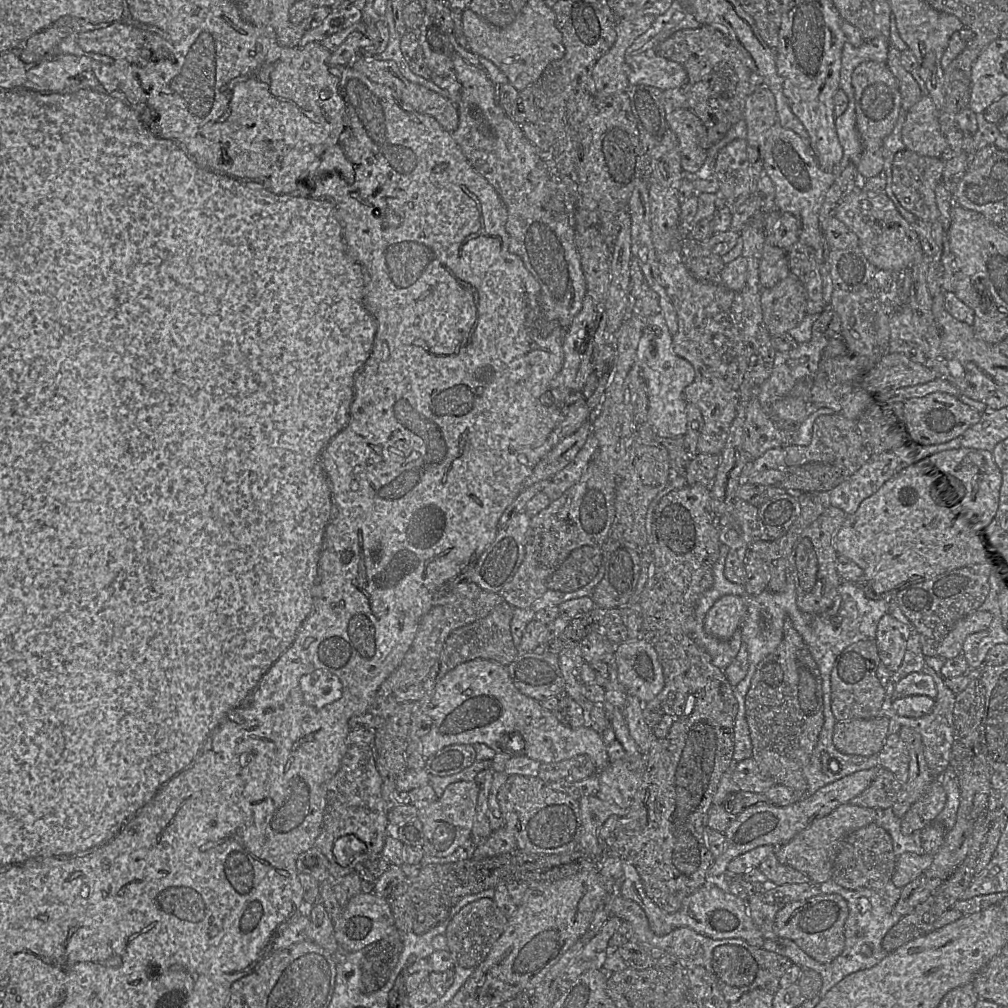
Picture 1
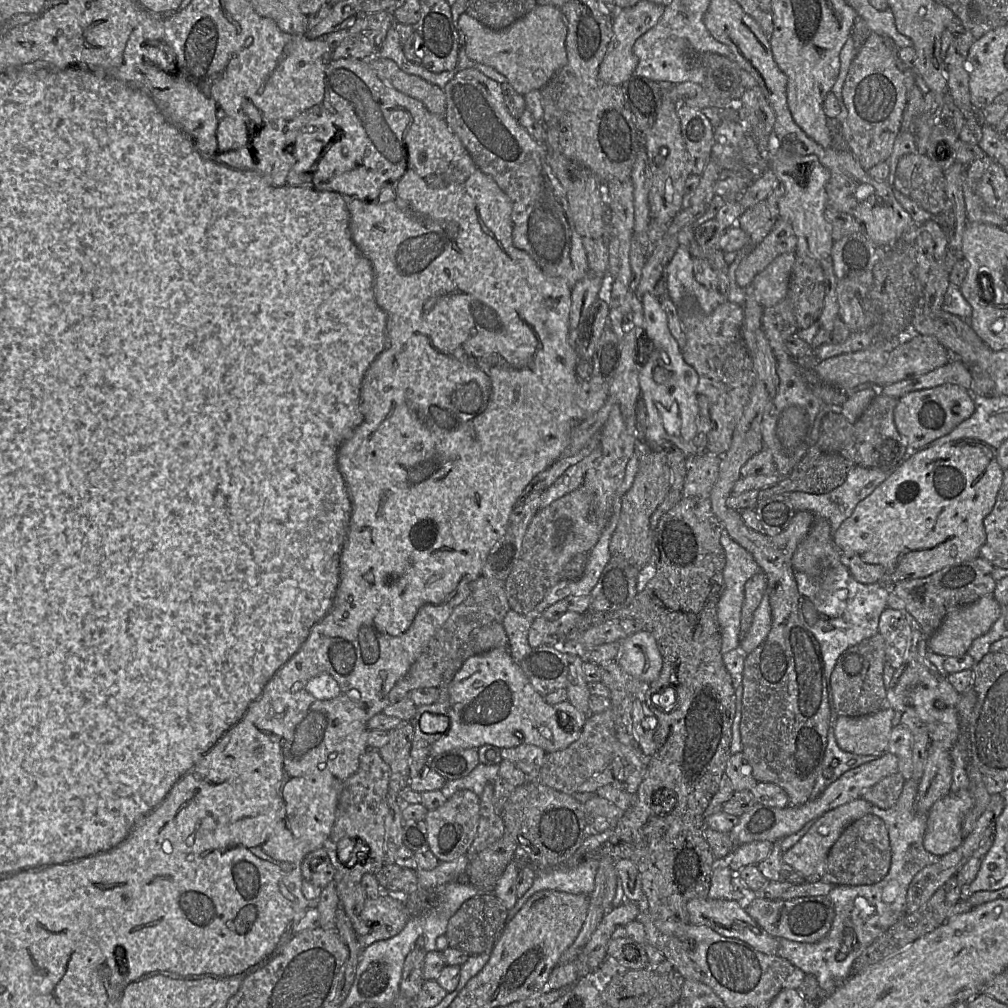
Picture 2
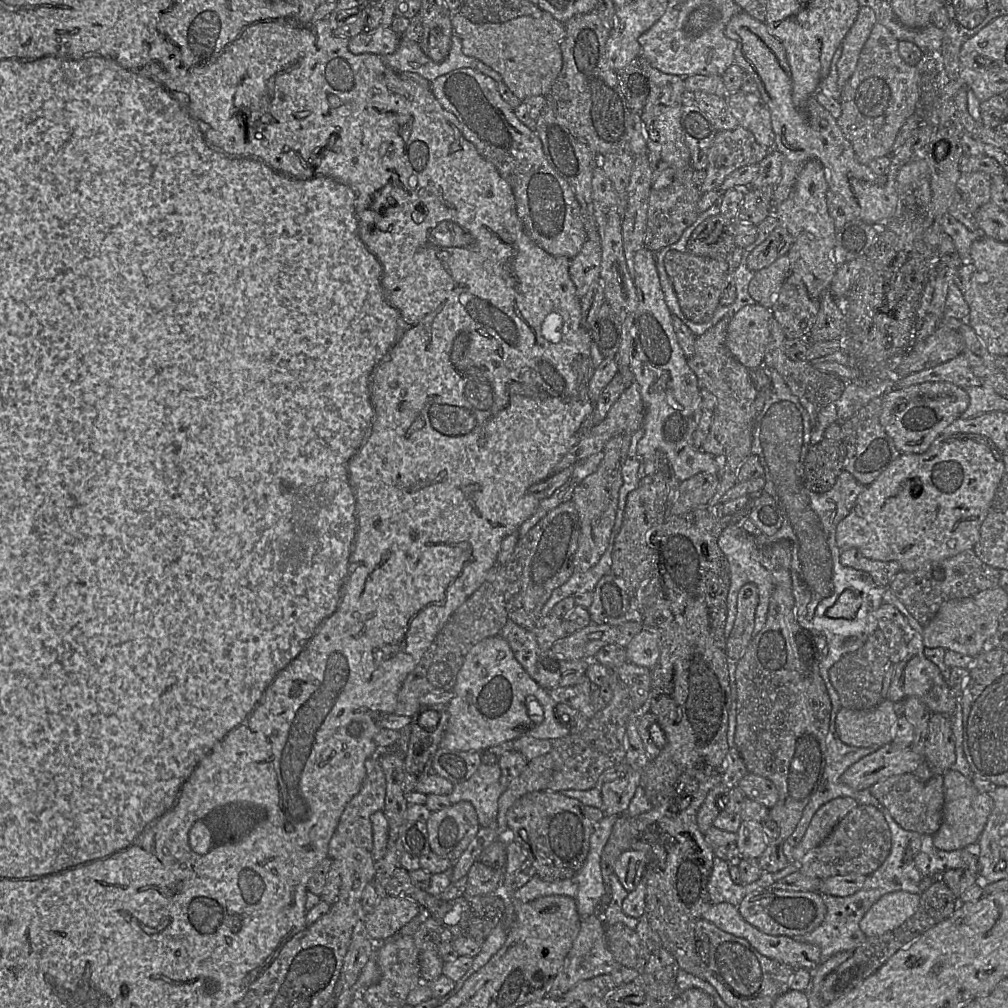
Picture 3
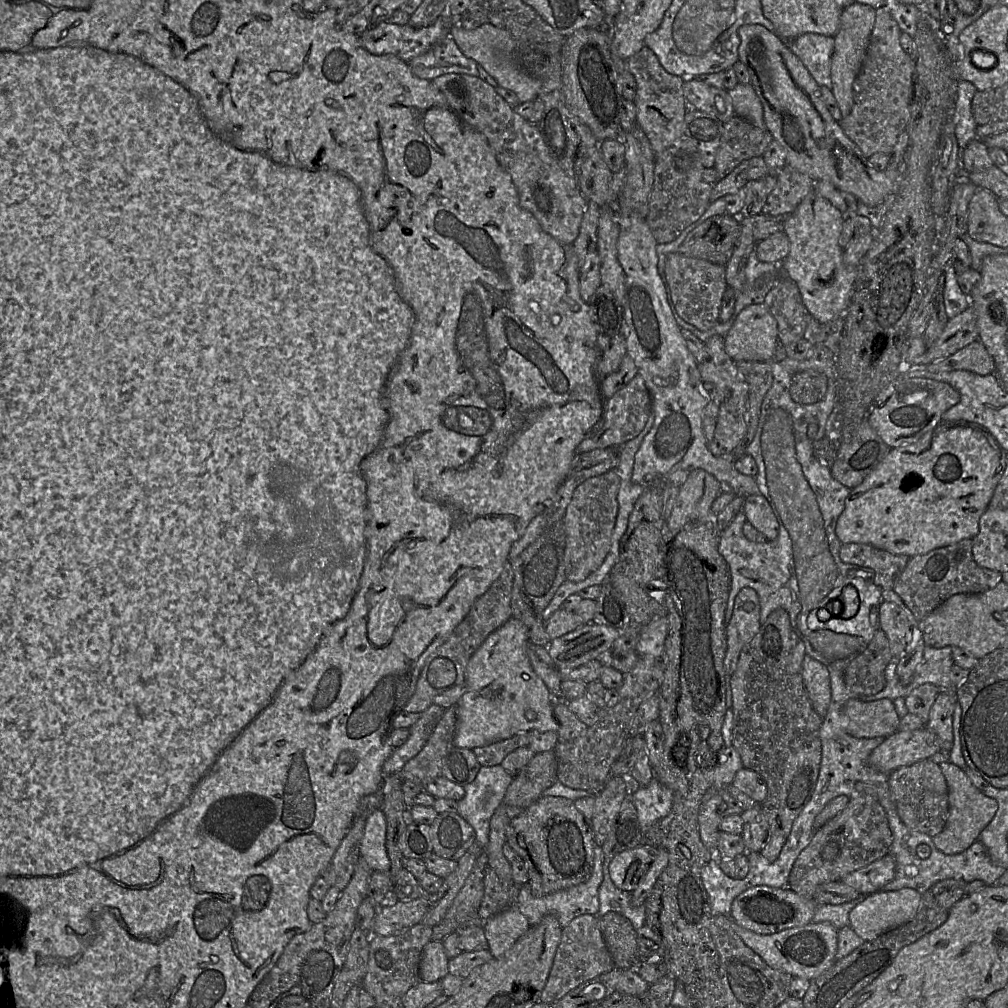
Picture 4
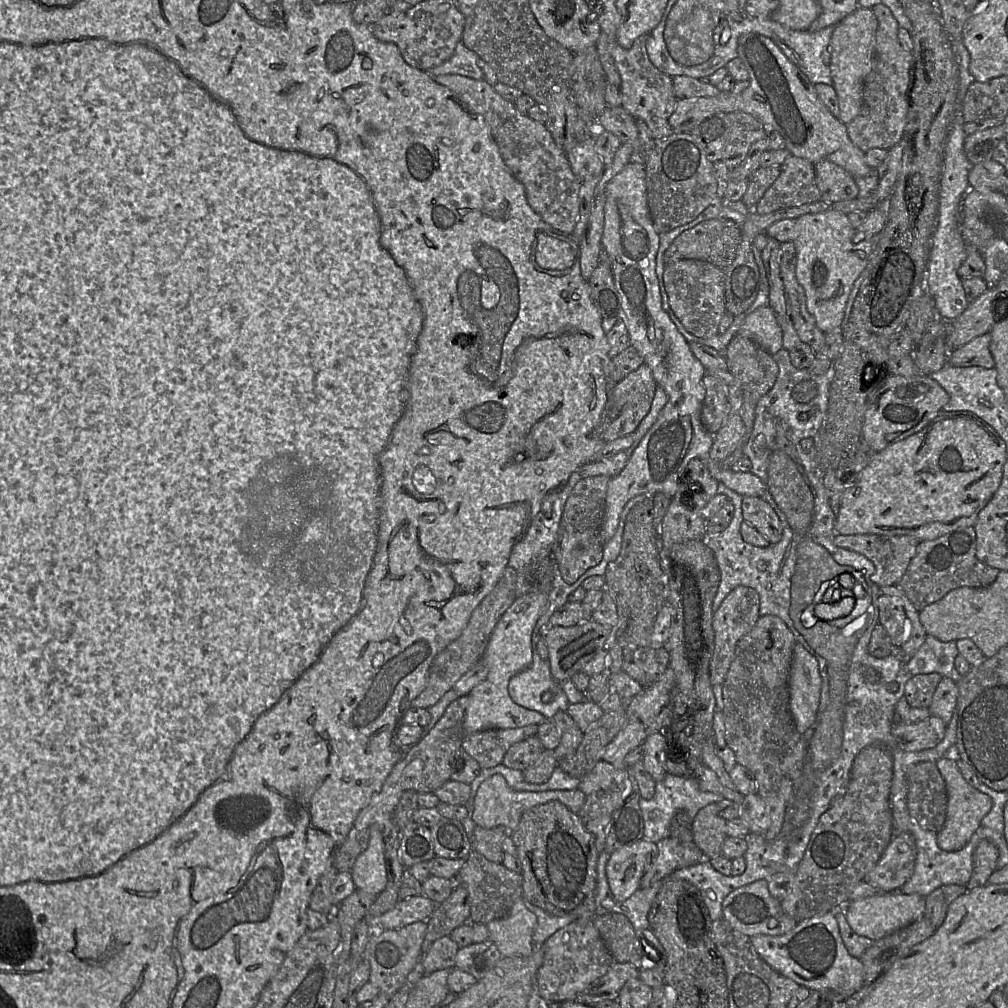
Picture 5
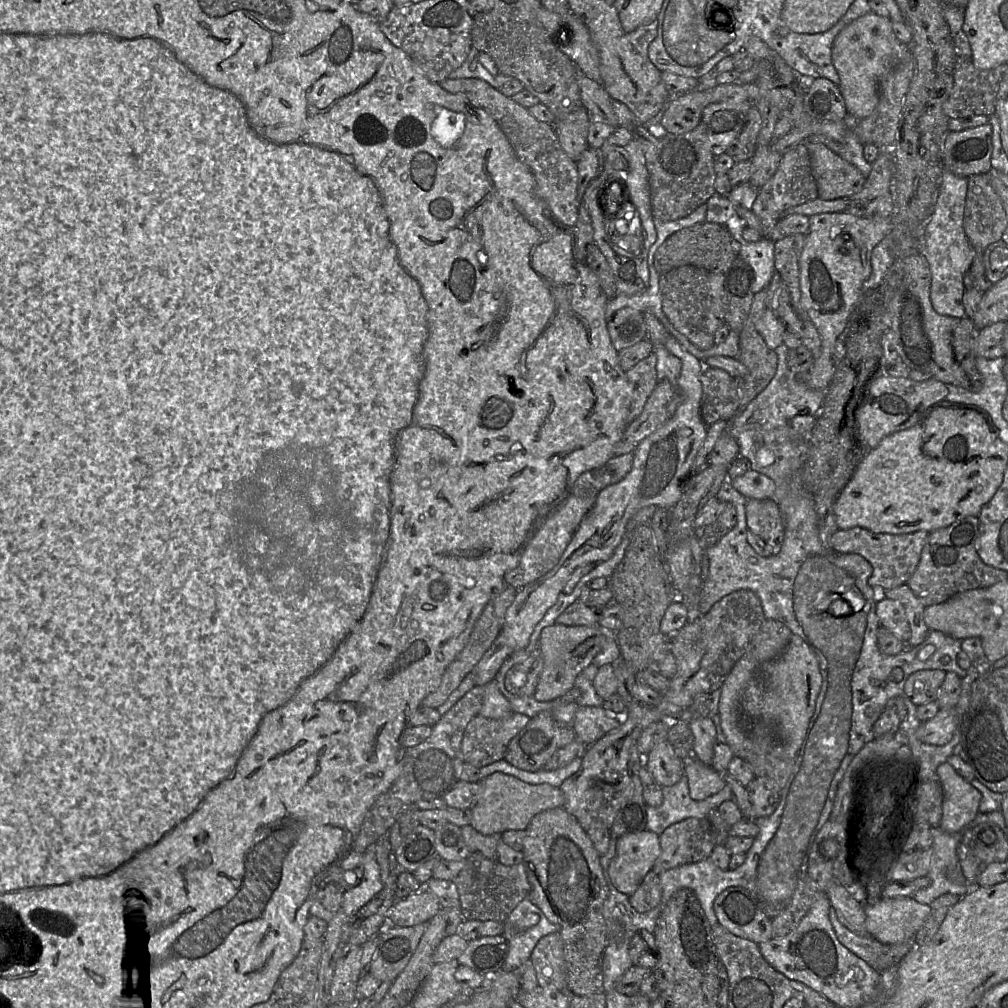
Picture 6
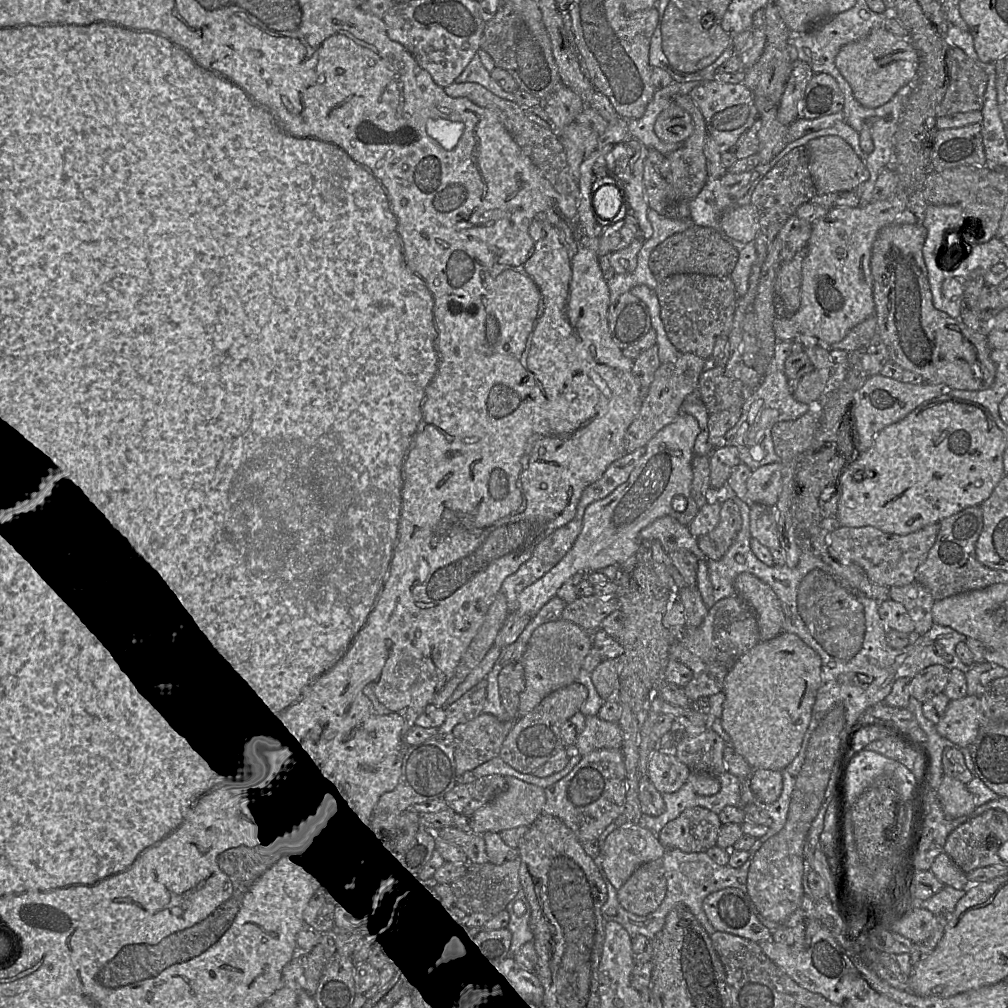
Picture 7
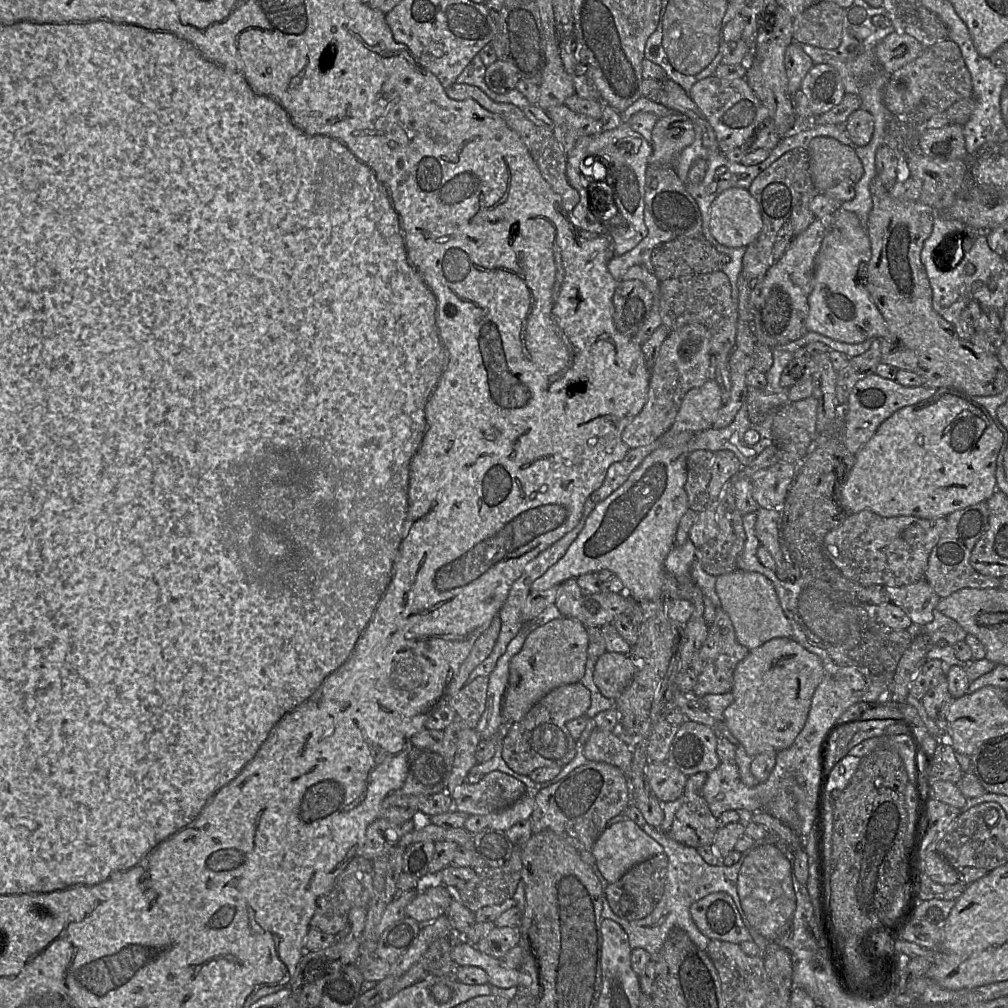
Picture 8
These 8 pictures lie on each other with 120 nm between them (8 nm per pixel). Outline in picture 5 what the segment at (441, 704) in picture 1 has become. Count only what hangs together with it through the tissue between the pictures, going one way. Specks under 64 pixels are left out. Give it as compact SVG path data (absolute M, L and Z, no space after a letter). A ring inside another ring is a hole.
M541 592L517 597L496 624L481 659L481 662L487 668L487 677L468 694L469 703L463 722L464 734L472 734L487 729L514 729L528 725L541 725L546 721L551 721L539 712L523 708L514 703L508 691L511 678L527 669L532 663L532 635L538 619L546 610L548 596L549 593Z

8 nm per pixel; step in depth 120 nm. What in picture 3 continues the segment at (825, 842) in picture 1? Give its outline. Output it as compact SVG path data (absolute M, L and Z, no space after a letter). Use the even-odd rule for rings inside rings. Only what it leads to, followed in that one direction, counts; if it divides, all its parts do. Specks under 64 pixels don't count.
M838 797L821 806L813 815L807 830L793 852L793 861L799 864L805 855L820 845L833 831L836 825L858 803L851 797Z

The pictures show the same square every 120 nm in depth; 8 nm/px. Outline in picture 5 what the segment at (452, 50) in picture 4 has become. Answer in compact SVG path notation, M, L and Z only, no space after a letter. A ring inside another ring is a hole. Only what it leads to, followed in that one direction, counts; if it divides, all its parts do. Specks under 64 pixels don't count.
M462 42L455 48L454 54L441 65L427 71L432 77L457 74L476 80L483 79L482 70L477 65L478 55L468 49Z

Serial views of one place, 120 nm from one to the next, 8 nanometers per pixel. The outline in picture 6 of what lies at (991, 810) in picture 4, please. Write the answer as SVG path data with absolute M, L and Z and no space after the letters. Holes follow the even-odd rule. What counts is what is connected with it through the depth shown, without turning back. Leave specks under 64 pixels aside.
M948 762L938 766L937 775L944 794L940 827L954 833L976 817L982 796Z

